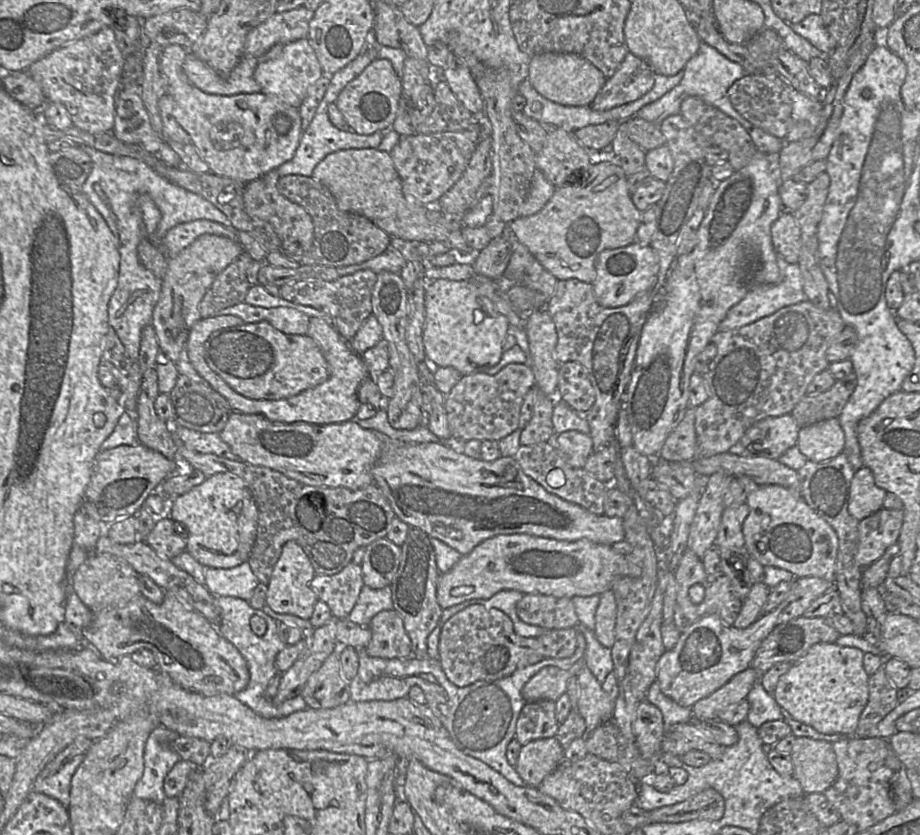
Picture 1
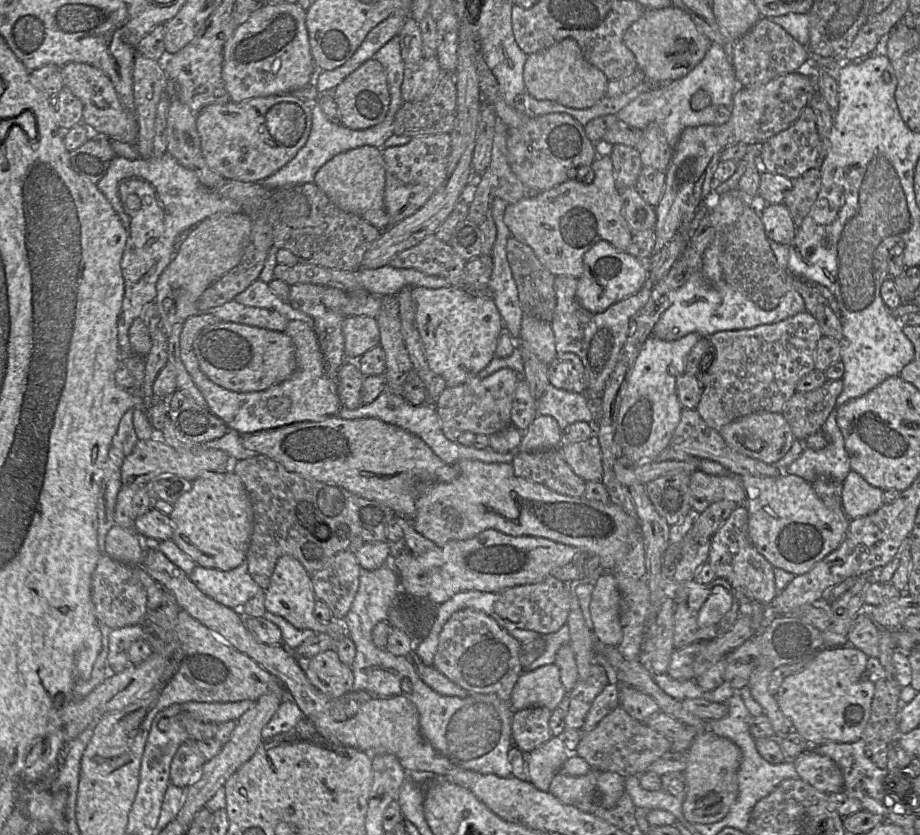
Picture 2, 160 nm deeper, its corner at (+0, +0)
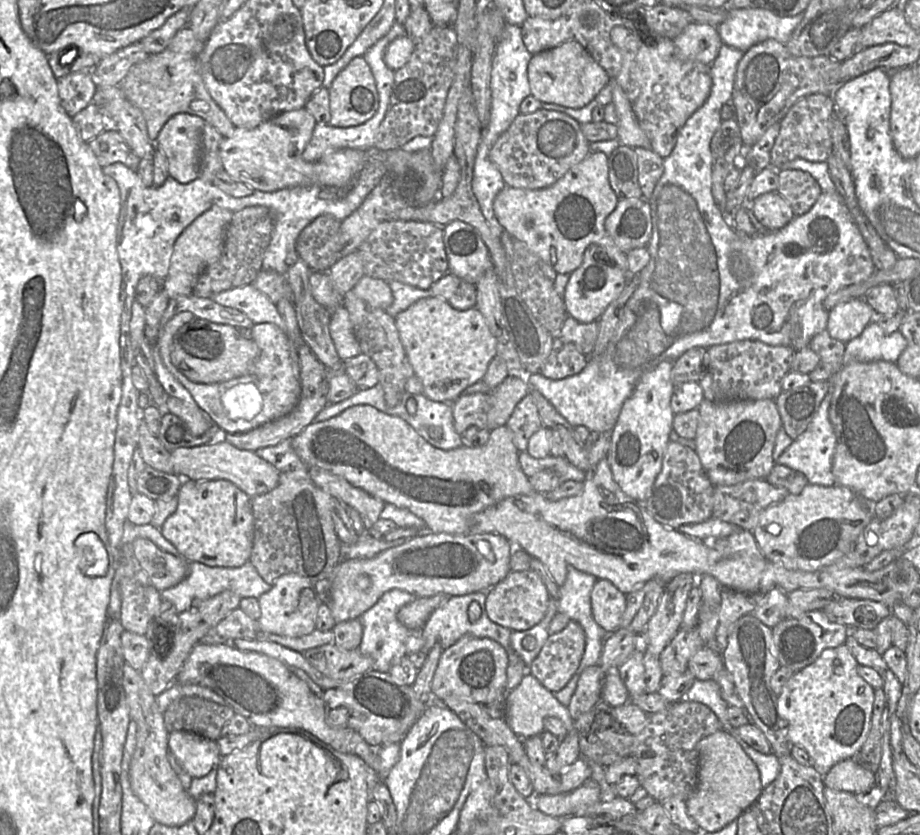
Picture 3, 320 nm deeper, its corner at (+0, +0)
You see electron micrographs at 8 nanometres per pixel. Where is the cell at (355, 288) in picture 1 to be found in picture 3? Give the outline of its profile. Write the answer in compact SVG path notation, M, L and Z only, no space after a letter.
M305 342L298 348L298 357L300 362L301 395L296 407L290 413L251 431L241 434L223 434L220 438L224 438L238 449L255 452L261 448L274 446L285 439L292 439L313 423L316 415L328 405L329 371Z

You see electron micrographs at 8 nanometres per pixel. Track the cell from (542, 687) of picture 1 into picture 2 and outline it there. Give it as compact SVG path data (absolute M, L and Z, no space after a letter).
M549 663L520 674L513 687L510 706L514 711L530 707L545 707L552 711L565 695L559 668L555 663Z

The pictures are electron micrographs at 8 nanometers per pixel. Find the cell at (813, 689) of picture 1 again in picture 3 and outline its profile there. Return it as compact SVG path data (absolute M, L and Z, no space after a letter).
M842 644L836 648L825 649L820 656L810 665L796 672L782 687L779 695L777 695L778 709L780 716L788 723L788 740L790 745L798 745L803 747L809 757L810 764L823 776L832 766L845 759L852 758L861 750L863 743L867 738L870 729L870 722L872 717L873 702L874 702L874 689L870 686L858 673L858 662L852 655L849 648Z

